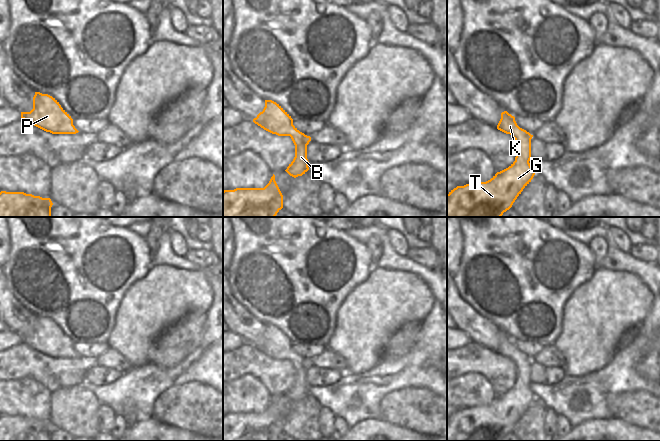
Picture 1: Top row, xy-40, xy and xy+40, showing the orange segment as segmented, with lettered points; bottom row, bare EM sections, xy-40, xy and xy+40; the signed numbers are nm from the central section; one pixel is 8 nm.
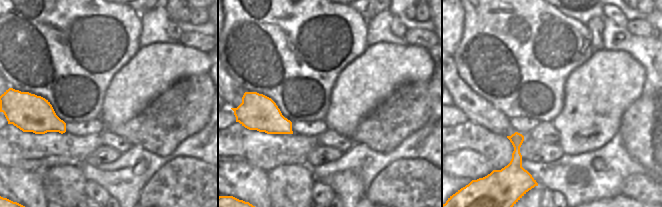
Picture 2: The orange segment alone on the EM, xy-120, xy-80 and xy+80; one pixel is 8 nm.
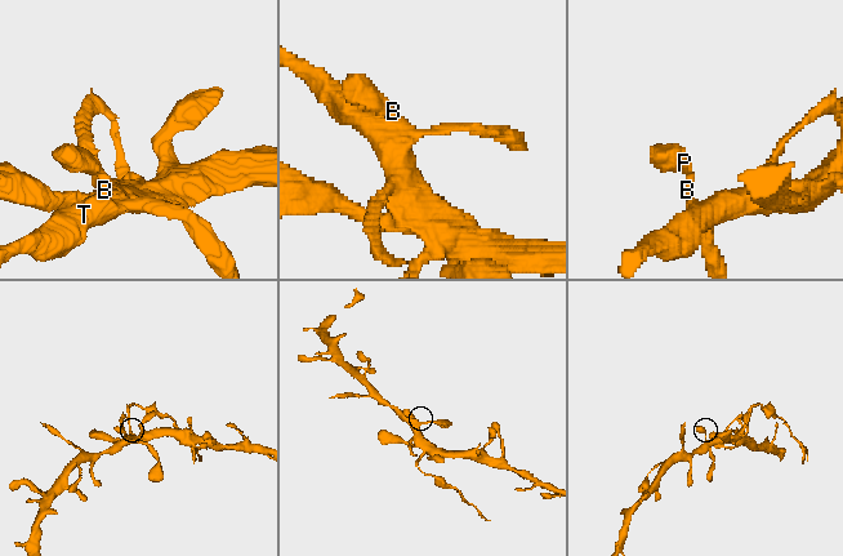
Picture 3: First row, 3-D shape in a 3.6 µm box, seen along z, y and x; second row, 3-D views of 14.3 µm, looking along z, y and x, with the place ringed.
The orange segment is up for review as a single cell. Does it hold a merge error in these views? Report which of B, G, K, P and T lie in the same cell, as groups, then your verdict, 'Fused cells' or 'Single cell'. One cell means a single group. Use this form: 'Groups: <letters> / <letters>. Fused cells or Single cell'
Groups: B G K P T. Single cell

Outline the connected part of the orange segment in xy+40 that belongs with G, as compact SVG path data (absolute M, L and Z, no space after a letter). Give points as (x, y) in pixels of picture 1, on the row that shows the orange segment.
M507 111L501 113L497 129L515 139L515 161L486 182L451 190L447 194L447 217L501 217L533 179L535 171L529 163L533 135L520 128Z

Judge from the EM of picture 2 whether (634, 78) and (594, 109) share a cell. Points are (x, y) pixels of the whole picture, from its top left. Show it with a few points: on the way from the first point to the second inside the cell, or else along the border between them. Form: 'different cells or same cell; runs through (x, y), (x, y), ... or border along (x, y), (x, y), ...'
same cell; runs through (624, 79), (604, 99)

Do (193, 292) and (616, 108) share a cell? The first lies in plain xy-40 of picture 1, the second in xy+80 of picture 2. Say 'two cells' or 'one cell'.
one cell

